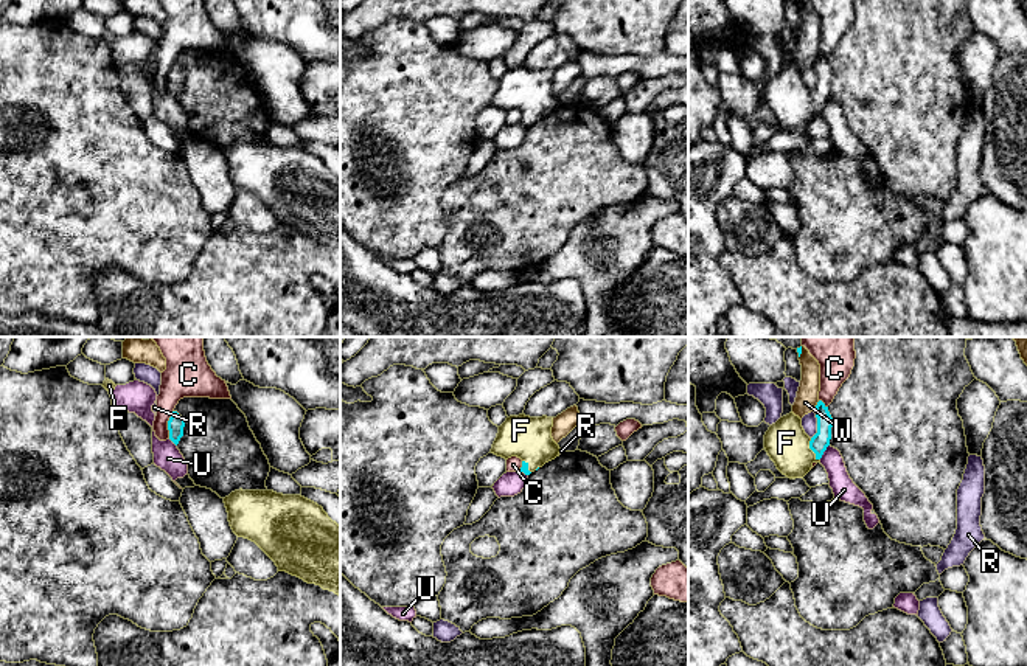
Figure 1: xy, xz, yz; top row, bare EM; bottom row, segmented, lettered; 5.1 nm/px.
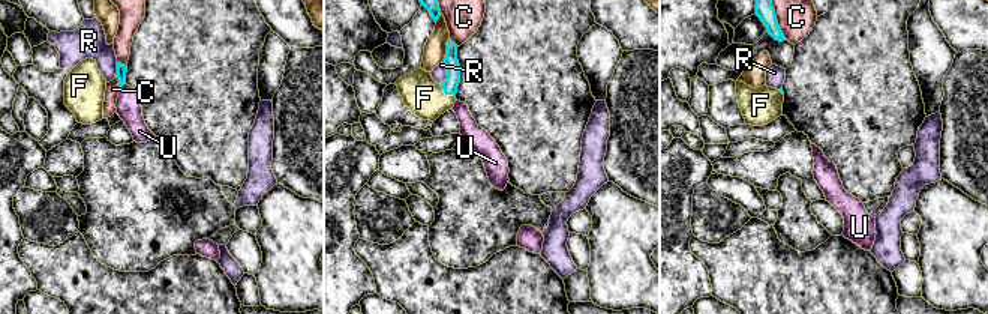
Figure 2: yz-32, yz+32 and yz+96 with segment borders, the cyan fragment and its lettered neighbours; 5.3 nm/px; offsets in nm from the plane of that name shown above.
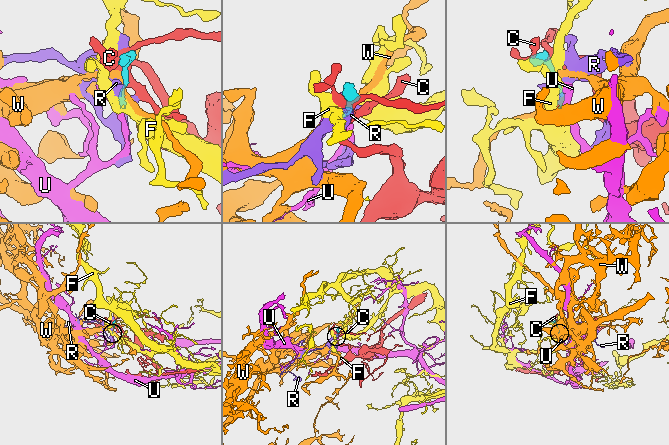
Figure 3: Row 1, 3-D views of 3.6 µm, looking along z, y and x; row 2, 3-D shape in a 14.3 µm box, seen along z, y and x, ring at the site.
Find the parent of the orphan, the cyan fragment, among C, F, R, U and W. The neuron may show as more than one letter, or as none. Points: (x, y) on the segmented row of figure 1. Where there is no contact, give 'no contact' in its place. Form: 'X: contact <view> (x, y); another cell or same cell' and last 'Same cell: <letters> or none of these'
C: contact xy (168, 424); another cell
F: contact yz (811, 449); same cell
R: contact yz (818, 426); another cell
U: contact yz (824, 450); another cell
W: contact yz (816, 405); another cell
Same cell: F

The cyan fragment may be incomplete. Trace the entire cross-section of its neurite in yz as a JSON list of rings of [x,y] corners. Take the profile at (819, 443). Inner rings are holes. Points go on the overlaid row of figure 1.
[[[819,401],[814,408],[817,433],[809,438],[802,419],[792,411],[780,418],[764,435],[764,449],[777,469],[788,478],[803,478],[820,458],[831,439],[833,418],[828,407]]]

